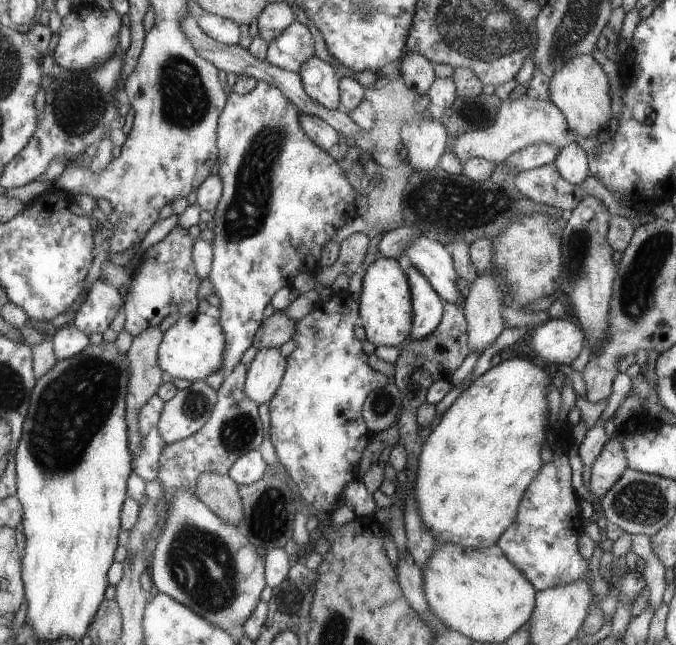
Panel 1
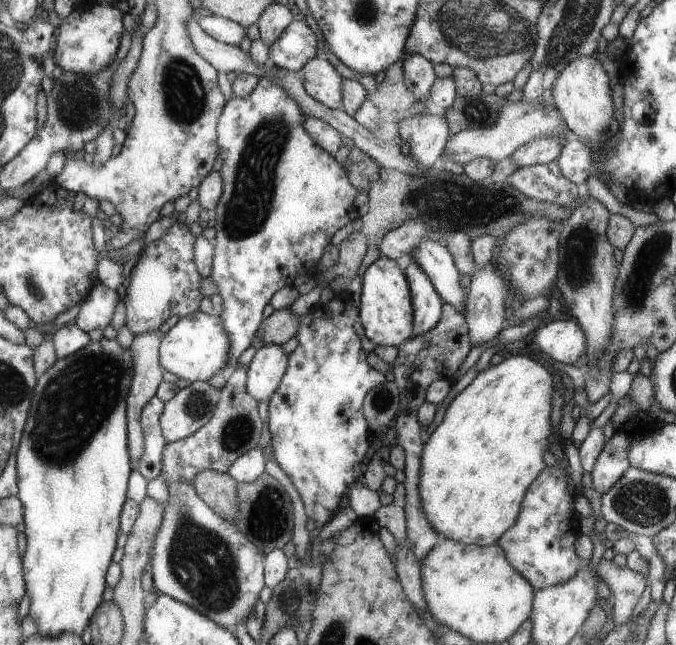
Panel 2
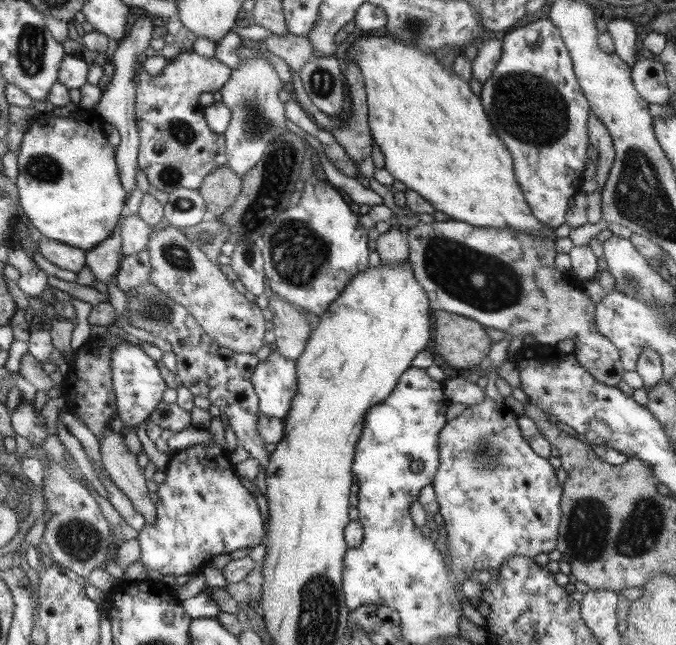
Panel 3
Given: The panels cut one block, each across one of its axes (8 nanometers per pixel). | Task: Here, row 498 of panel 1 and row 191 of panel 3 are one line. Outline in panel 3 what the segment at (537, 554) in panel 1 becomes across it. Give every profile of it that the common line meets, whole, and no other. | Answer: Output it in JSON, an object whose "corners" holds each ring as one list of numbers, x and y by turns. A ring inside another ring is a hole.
{"corners":[[549,19,516,26,508,30,501,42,500,59,489,78,481,84,481,102,494,133,511,154,516,183,520,185,532,215,549,229,556,229,563,224,569,196,573,196,581,186,581,174,587,160,585,120,588,120,589,106,579,90,580,83,573,76,571,54,560,36,560,30]]}

